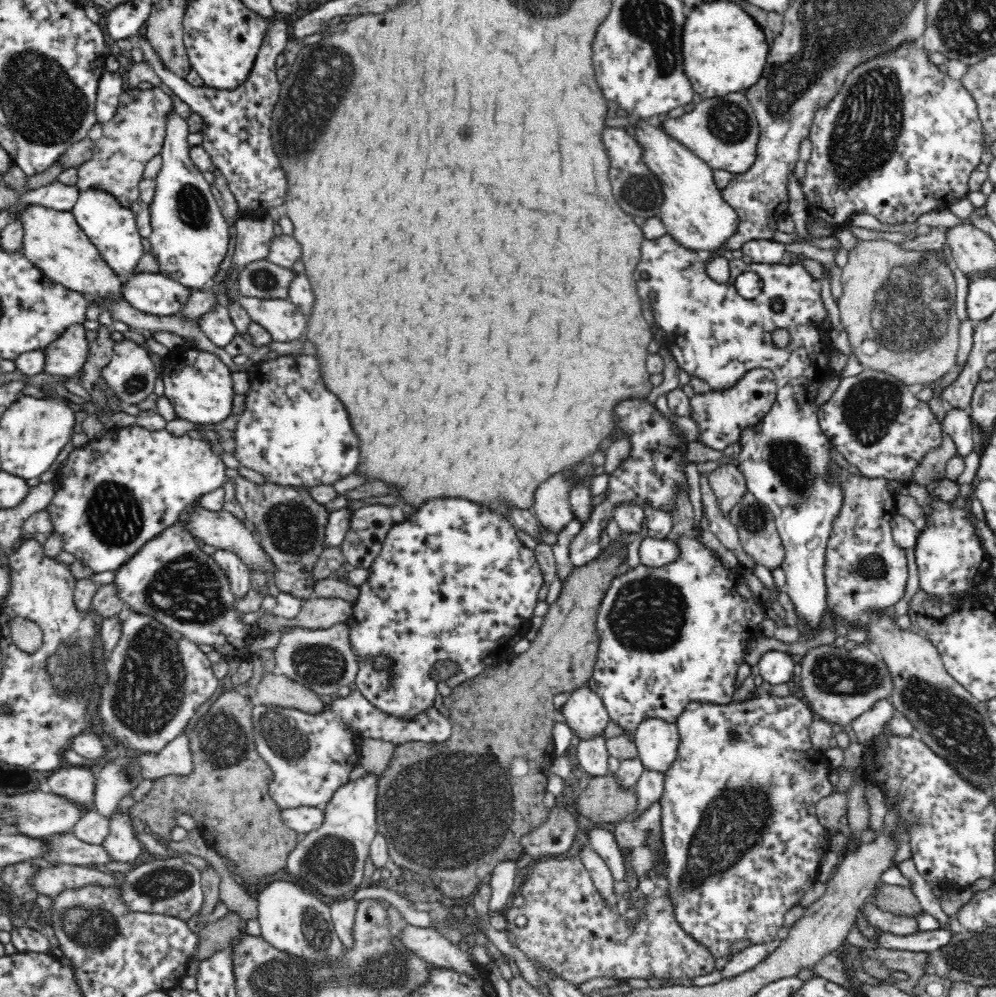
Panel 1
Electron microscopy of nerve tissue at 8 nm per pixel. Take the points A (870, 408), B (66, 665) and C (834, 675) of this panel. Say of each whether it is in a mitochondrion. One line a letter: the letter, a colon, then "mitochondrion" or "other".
A: mitochondrion
B: mitochondrion
C: mitochondrion

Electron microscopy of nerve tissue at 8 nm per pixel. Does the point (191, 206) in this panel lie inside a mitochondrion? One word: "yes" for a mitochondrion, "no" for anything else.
yes

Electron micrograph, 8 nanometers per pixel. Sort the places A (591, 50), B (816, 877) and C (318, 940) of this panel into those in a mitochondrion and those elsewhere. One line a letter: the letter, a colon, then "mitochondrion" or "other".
A: other
B: other
C: mitochondrion

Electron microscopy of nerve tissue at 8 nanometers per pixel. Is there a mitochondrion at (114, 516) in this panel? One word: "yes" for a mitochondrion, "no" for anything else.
yes

